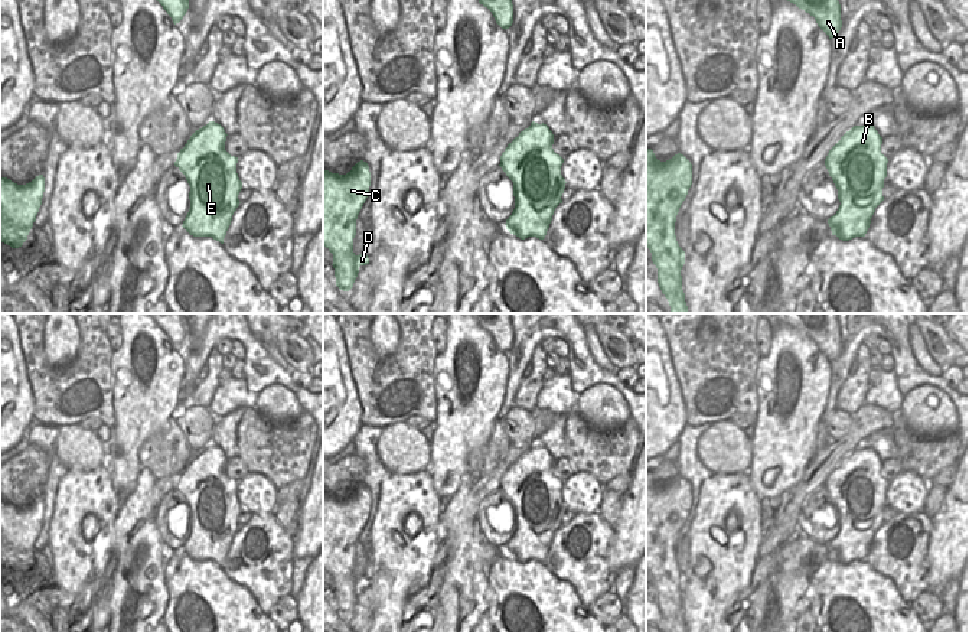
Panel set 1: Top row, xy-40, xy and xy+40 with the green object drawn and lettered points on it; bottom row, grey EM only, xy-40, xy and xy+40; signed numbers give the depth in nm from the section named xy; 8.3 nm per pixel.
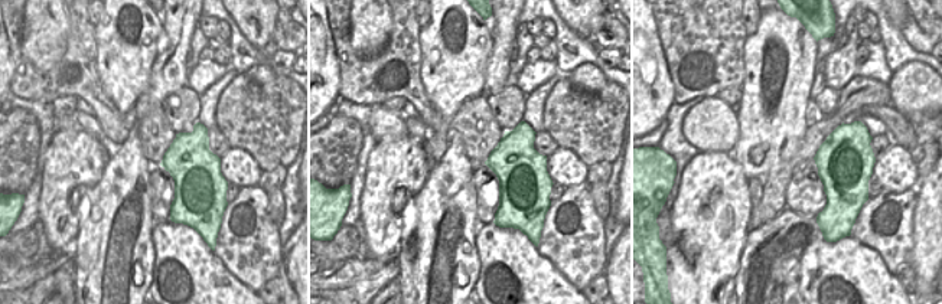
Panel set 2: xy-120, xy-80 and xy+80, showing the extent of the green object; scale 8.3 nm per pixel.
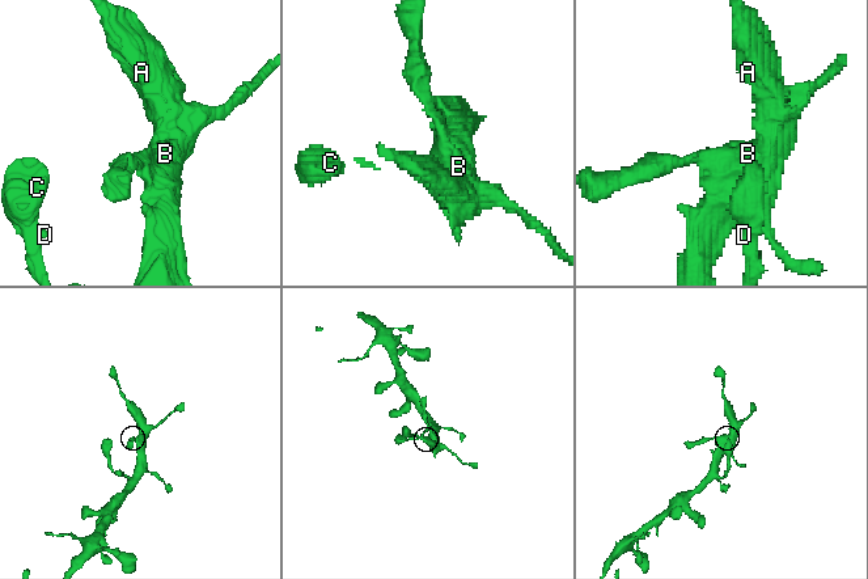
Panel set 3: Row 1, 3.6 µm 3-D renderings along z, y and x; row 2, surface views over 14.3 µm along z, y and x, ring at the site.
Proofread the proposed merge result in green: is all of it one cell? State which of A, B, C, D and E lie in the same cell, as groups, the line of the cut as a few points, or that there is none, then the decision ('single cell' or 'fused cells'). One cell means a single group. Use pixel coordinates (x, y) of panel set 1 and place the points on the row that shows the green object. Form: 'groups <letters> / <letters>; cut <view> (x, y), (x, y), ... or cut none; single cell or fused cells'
groups A B C D E; cut none; single cell

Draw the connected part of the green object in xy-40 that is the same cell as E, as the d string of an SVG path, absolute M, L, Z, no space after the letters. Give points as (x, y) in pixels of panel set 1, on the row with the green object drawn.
M209 121L190 136L174 162L190 186L190 209L182 227L193 237L212 237L221 244L242 189L238 157L225 150L226 136L221 124Z

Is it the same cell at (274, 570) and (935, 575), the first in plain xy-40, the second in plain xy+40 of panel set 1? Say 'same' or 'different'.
different

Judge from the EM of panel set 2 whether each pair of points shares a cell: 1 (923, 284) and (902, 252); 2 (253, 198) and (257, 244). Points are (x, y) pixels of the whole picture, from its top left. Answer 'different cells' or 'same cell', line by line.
1: different cells
2: same cell

